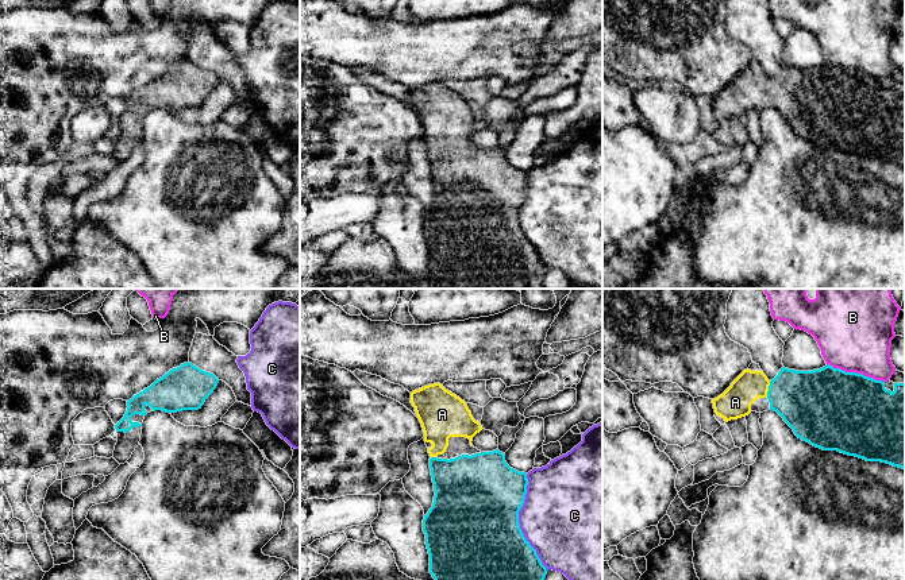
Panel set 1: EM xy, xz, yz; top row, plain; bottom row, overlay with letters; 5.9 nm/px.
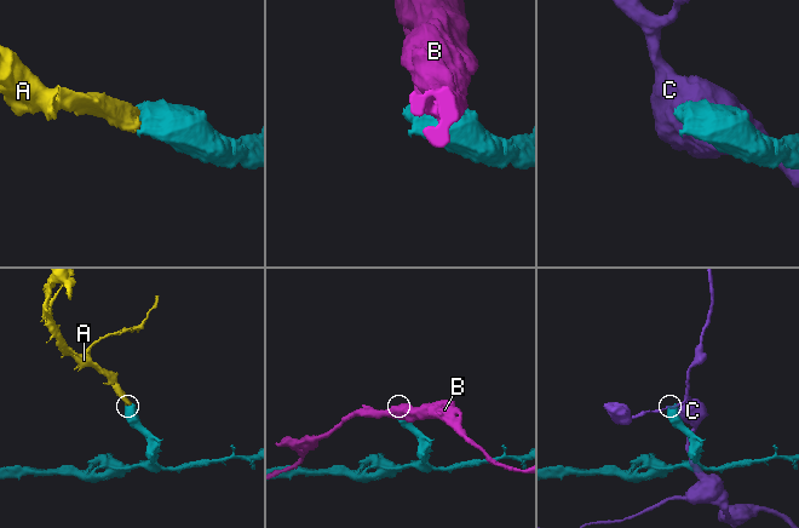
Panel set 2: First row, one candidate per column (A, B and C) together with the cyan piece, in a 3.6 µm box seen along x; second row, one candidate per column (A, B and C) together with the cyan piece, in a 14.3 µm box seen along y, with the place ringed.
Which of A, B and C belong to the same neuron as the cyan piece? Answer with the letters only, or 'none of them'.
A

